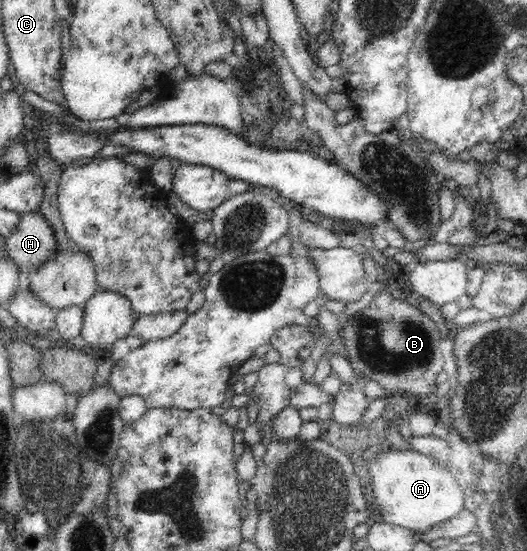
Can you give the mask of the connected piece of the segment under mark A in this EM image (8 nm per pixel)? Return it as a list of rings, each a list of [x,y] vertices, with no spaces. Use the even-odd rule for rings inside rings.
[[[398,449],[378,452],[369,461],[369,475],[372,480],[370,489],[373,491],[374,497],[372,505],[379,508],[384,522],[402,526],[412,532],[428,531],[443,521],[456,517],[465,508],[465,495],[458,480],[447,466],[428,456],[428,454],[414,450],[398,451]]]

